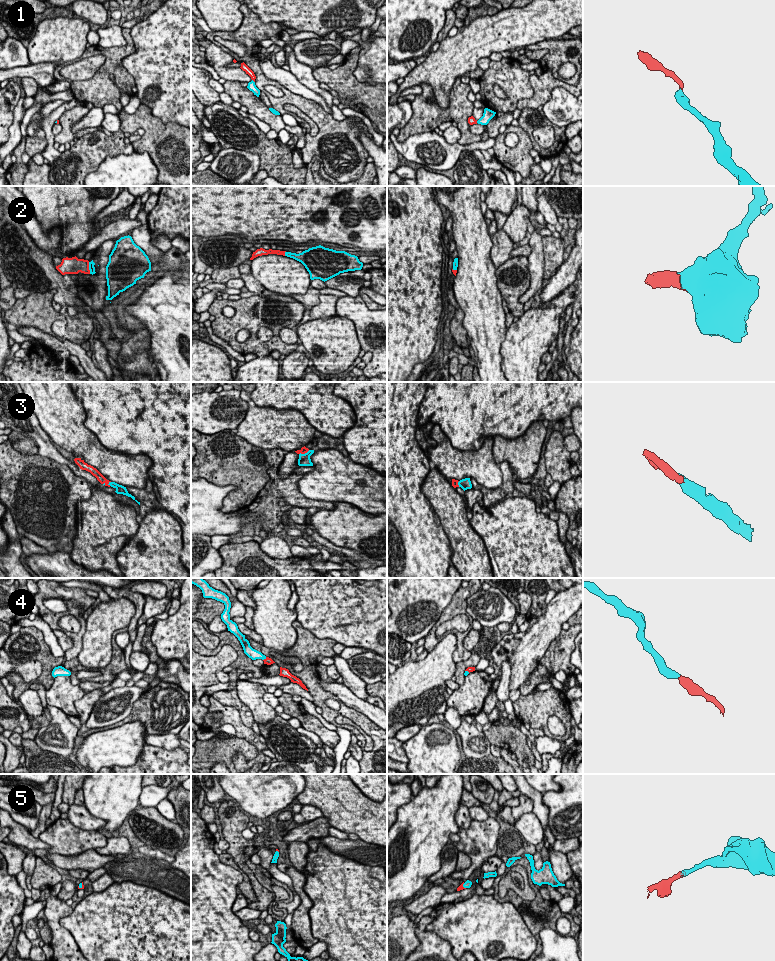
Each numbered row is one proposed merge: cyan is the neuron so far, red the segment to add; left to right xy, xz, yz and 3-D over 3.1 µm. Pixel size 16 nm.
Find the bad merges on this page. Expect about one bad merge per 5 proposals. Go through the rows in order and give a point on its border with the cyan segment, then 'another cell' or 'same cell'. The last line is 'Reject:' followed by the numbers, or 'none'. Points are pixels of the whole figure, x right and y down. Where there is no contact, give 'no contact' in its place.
1: contact xz (253, 81); same cell
2: contact xy (89, 268); same cell
3: contact xz (305, 453); same cell
4: contact xz (264, 658); same cell
5: contact xy (81, 886); same cell
Reject: none

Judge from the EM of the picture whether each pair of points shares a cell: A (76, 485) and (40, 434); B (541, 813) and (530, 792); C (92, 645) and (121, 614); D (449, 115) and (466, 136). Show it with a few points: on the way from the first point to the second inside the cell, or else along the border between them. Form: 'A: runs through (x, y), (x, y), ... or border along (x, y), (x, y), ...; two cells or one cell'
A: border along (39, 454), (65, 464), (76, 475), (81, 476); two cells
B: runs through (539, 808), (535, 797); one cell
C: runs through (98, 637), (113, 622); one cell
D: runs through (455, 117), (464, 126), (464, 130); one cell

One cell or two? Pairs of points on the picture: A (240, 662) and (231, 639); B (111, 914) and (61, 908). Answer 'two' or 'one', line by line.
A: one
B: two

